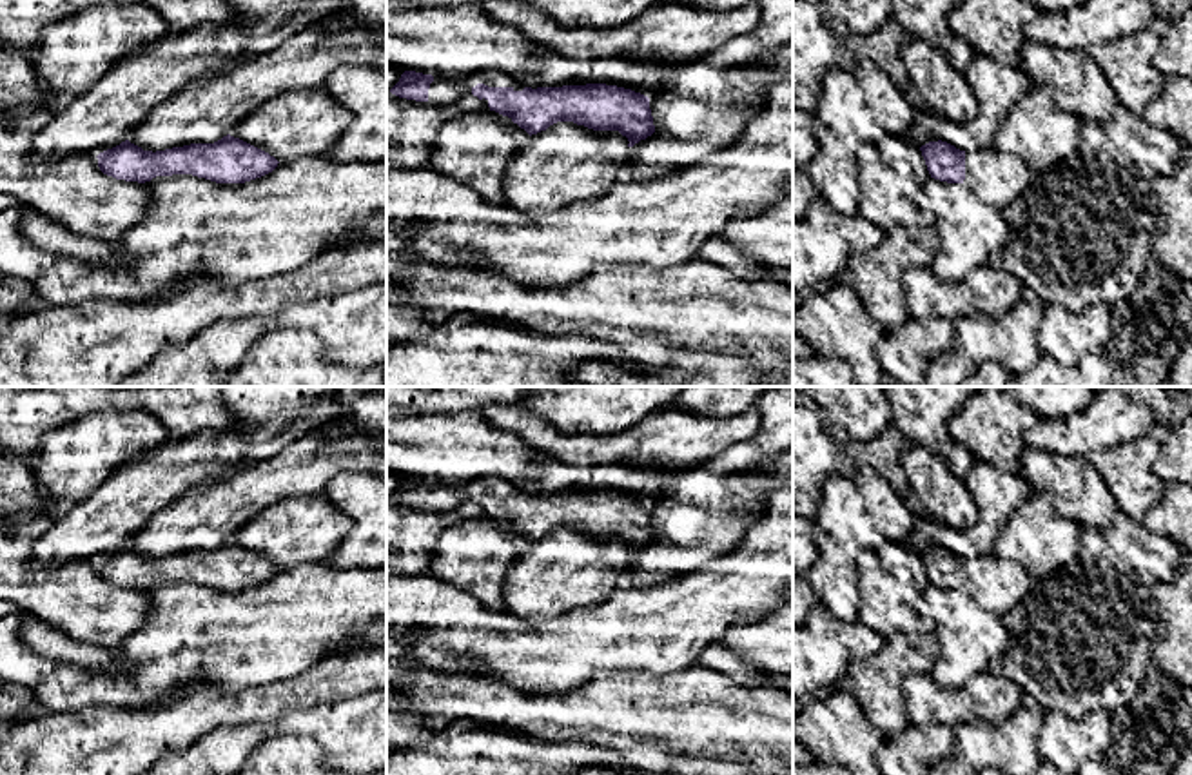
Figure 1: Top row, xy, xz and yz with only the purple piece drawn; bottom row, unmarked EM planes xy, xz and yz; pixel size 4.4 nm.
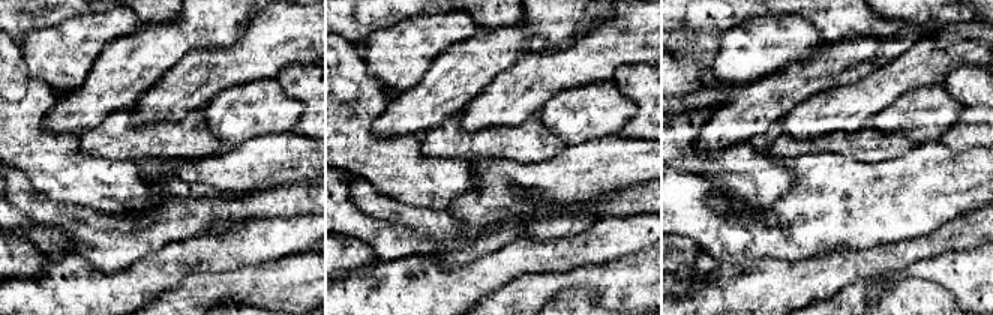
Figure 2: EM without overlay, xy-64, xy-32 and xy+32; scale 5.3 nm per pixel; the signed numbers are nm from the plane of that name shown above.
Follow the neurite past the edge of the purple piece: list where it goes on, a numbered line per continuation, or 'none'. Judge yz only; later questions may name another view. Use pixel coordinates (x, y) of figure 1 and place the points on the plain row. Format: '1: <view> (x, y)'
1: yz (996, 585)

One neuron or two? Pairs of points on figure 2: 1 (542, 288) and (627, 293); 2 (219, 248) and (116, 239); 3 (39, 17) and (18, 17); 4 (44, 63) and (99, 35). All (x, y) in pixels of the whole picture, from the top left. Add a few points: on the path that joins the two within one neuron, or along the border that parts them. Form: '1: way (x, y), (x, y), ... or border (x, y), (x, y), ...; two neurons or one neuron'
1: way (563, 281), (606, 279); one neuron
2: border (201, 233), (173, 240), (138, 260); two neurons
3: way (35, 17), (23, 17); one neuron
4: way (57, 56), (62, 56), (86, 35); one neuron

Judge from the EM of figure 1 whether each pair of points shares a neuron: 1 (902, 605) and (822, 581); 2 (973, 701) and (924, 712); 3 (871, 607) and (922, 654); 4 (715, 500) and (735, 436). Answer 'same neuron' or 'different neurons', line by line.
1: different neurons
2: same neuron
3: different neurons
4: different neurons

